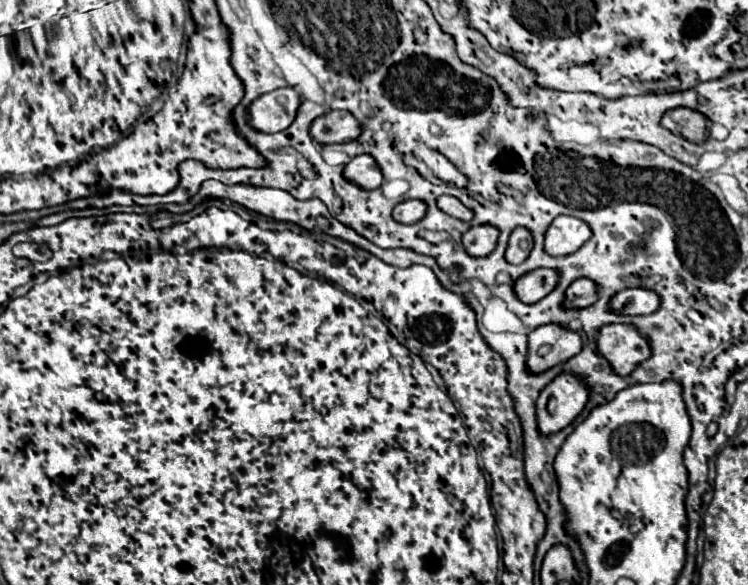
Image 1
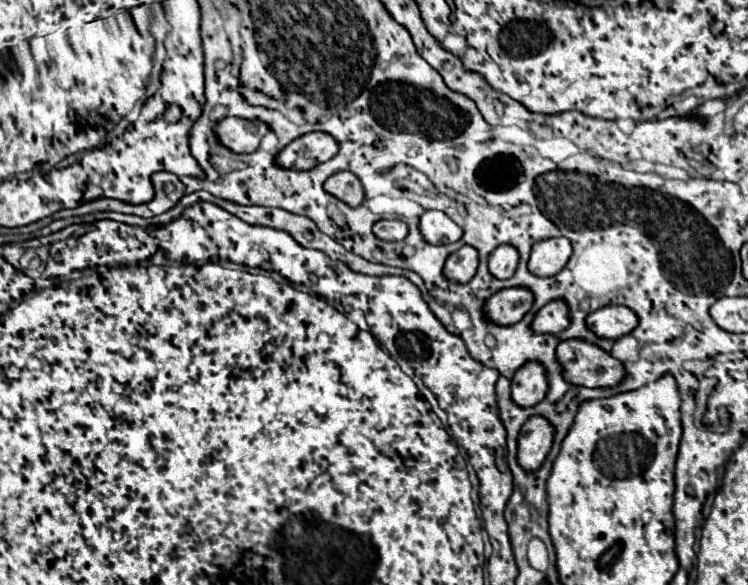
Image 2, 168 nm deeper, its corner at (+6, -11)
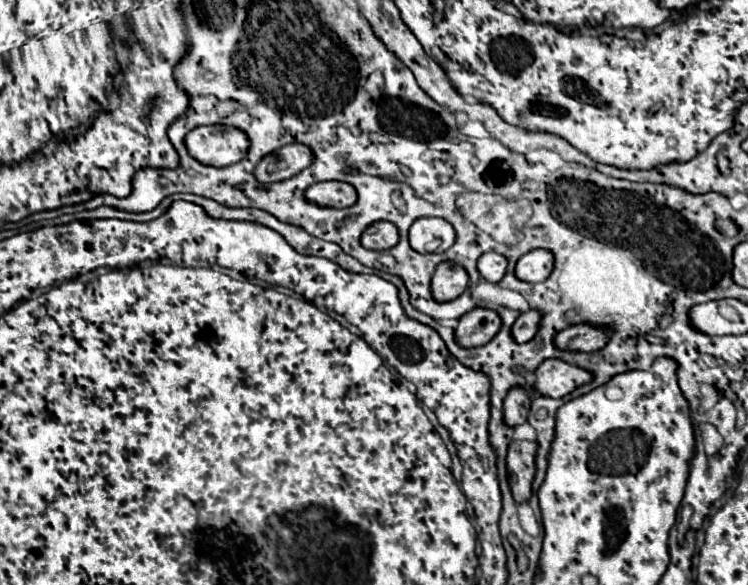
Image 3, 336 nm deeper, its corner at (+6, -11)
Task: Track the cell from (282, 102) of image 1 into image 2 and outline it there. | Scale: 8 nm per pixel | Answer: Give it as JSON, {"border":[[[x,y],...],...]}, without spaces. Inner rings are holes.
{"border":[[[225,117],[215,127],[215,133],[219,141],[233,153],[253,153],[259,149],[261,139],[269,133],[269,125],[255,119]]]}

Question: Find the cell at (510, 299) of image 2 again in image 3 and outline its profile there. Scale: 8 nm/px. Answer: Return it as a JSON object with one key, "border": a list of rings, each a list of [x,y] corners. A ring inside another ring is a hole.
{"border":[[[475,307],[473,311],[465,313],[455,327],[455,339],[461,347],[471,349],[489,343],[501,327],[501,319],[495,311]]]}

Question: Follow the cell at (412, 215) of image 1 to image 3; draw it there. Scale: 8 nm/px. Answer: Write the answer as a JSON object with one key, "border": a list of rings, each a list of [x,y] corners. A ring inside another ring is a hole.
{"border":[[[377,221],[369,225],[361,235],[361,245],[365,249],[375,249],[375,251],[391,249],[393,245],[397,245],[397,241],[399,241],[399,231],[389,221]]]}

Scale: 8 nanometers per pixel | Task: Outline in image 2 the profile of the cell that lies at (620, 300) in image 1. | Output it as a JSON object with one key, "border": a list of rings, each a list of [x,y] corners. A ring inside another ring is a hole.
{"border":[[[601,307],[587,315],[587,327],[599,337],[619,339],[637,327],[637,315],[629,307]]]}

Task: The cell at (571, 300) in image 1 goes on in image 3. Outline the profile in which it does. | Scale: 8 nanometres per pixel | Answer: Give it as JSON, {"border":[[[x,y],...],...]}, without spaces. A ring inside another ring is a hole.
{"border":[[[527,311],[527,313],[521,313],[517,317],[517,321],[513,323],[511,327],[511,335],[517,343],[527,343],[535,337],[537,329],[539,329],[539,321],[541,321],[541,313],[537,311]]]}

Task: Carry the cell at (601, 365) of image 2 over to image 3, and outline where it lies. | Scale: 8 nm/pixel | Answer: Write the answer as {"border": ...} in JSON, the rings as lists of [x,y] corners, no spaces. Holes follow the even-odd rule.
{"border":[[[547,359],[535,371],[533,389],[543,397],[559,399],[587,381],[591,381],[591,373],[587,373],[585,369],[569,365],[561,359]]]}

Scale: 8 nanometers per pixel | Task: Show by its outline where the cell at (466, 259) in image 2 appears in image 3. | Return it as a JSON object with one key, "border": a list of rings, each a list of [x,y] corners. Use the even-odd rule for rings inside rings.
{"border":[[[441,263],[431,279],[431,293],[433,299],[443,303],[443,301],[453,301],[457,299],[465,289],[467,289],[469,277],[463,267],[453,265],[453,263]]]}

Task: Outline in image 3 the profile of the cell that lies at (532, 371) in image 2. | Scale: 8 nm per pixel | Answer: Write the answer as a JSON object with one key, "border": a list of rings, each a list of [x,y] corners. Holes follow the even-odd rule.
{"border":[[[513,387],[503,401],[503,421],[509,427],[517,427],[527,421],[529,415],[529,397],[523,387]]]}

